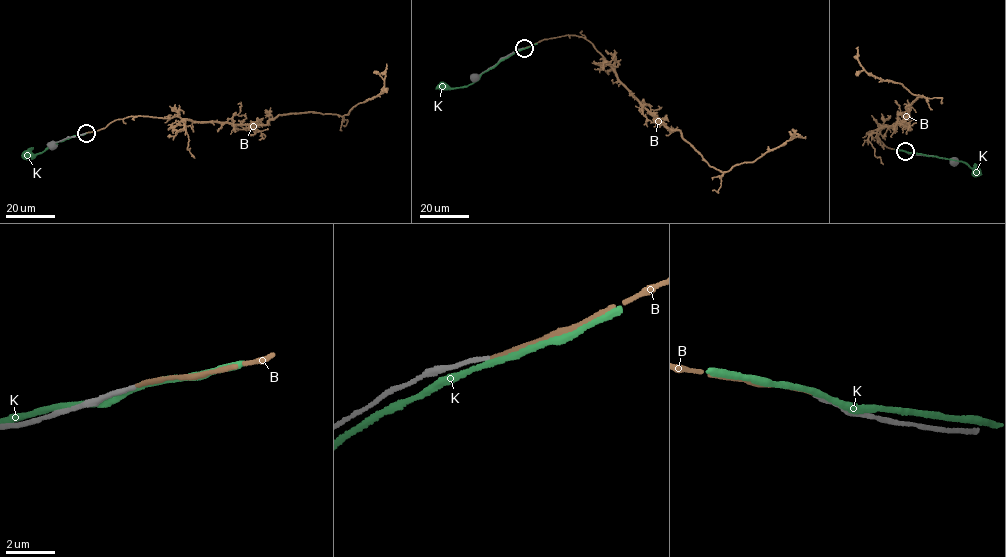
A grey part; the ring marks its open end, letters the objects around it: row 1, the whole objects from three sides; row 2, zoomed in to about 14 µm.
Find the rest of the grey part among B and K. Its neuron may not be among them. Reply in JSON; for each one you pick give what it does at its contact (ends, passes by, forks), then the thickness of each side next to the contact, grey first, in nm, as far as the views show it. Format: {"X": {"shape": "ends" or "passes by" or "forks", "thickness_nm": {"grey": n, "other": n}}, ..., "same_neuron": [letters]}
{"B": {"shape": "ends", "thickness_nm": {"grey": 180, "other": 130}}, "same_neuron": ["B"]}

